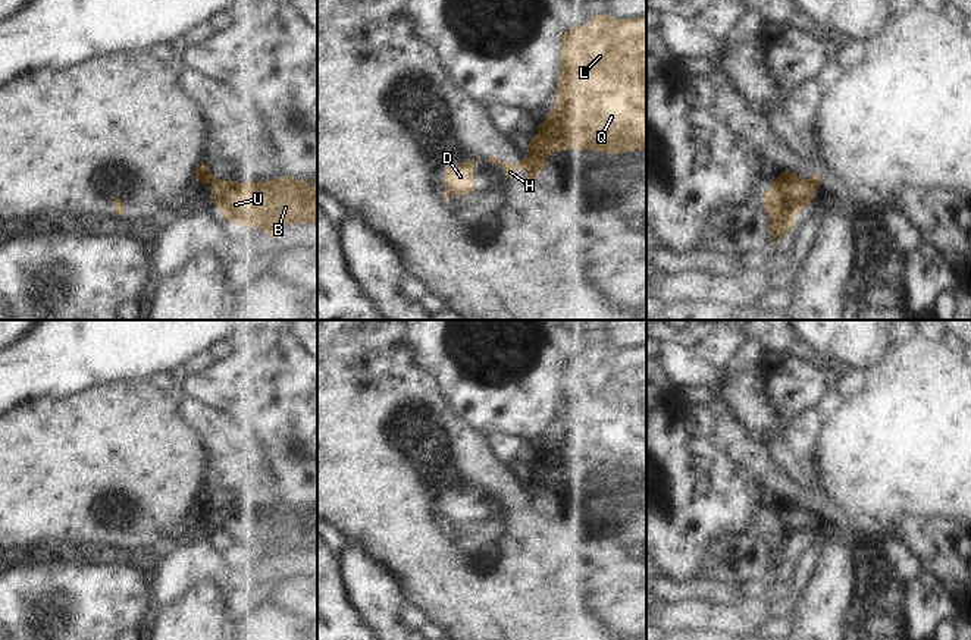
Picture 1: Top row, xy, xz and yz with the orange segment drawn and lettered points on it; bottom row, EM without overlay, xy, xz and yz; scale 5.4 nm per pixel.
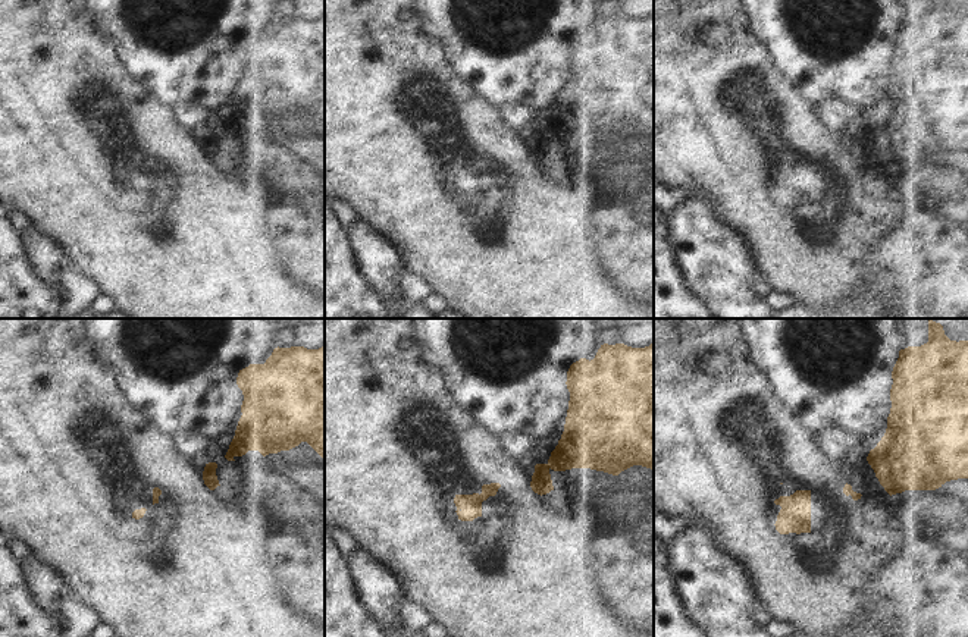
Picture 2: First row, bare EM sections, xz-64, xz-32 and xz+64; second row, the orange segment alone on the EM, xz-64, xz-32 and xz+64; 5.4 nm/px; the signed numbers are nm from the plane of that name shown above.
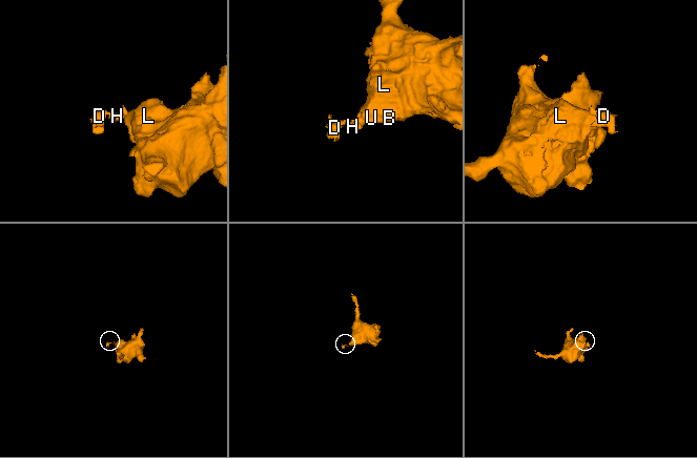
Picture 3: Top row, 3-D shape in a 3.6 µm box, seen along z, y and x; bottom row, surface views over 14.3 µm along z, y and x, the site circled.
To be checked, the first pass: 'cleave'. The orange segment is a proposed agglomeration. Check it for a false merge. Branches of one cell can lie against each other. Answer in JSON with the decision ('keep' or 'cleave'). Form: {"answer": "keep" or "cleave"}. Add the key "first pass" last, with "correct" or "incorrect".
{"answer": "cleave", "first pass": "correct"}

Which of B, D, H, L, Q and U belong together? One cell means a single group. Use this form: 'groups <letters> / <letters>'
groups B L Q U / D H

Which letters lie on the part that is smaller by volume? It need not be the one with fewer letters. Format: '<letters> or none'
D, H

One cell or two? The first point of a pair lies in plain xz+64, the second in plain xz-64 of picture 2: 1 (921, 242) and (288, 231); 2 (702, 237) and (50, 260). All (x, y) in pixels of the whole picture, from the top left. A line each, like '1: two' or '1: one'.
1: one
2: one

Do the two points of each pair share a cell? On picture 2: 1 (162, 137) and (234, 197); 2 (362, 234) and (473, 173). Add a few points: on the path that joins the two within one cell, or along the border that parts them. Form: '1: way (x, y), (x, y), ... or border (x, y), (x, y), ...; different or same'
1: way (179, 154), (216, 191); same
2: border (359, 220), (381, 235), (397, 251); different

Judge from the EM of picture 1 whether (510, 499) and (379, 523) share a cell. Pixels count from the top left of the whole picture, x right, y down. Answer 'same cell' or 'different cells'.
same cell

